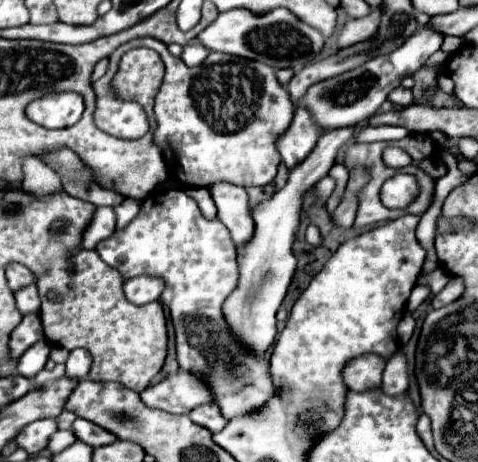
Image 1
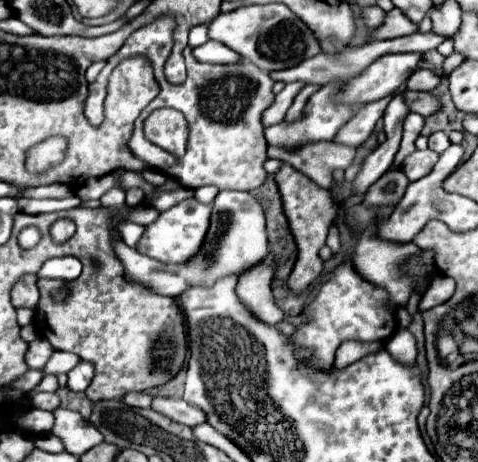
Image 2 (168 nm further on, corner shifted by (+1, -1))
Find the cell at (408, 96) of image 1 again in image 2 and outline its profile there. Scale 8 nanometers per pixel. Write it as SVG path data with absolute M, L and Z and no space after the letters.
M404 90L404 96L408 96L408 106L420 114L420 116L430 116L434 112L438 112L440 104L434 96L430 96L428 92L412 92L412 90Z

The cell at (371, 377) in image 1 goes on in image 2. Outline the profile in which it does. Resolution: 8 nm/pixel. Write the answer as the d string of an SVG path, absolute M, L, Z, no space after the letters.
M346 342L346 344L342 344L338 350L336 350L336 370L344 370L346 366L350 366L350 364L354 364L354 362L358 362L358 360L362 360L364 356L368 356L368 354L374 354L374 352L378 352L378 350L382 350L382 344L378 342Z

